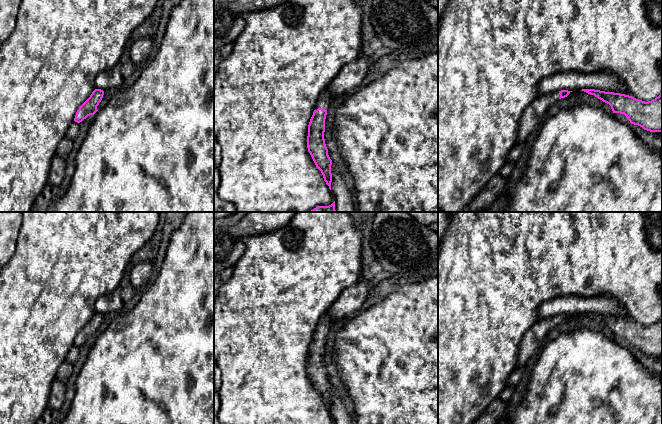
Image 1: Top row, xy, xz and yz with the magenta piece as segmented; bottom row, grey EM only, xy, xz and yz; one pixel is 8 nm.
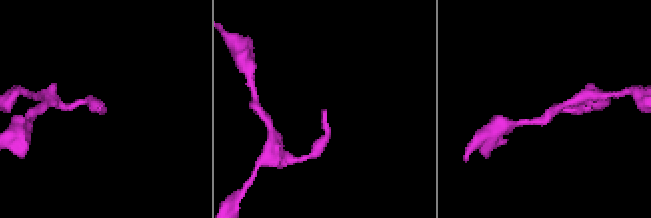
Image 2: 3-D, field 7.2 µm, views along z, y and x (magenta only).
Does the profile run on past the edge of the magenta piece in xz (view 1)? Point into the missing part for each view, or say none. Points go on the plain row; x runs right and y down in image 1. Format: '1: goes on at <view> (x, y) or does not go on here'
1: goes on at xz (325, 321)

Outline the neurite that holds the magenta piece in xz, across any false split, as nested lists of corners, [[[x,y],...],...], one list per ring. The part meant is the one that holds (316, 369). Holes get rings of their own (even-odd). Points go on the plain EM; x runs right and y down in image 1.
[[[325,312],[320,318],[313,339],[308,349],[307,372],[316,391],[321,395],[324,405],[331,414],[332,384],[328,379],[328,373],[325,368],[325,343],[327,334],[332,323],[331,317]]]

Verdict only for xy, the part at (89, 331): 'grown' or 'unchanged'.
unchanged

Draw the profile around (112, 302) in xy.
[[[120,288],[97,298],[94,309],[96,313],[106,315],[107,313],[118,314],[123,308],[124,302],[120,295]]]

